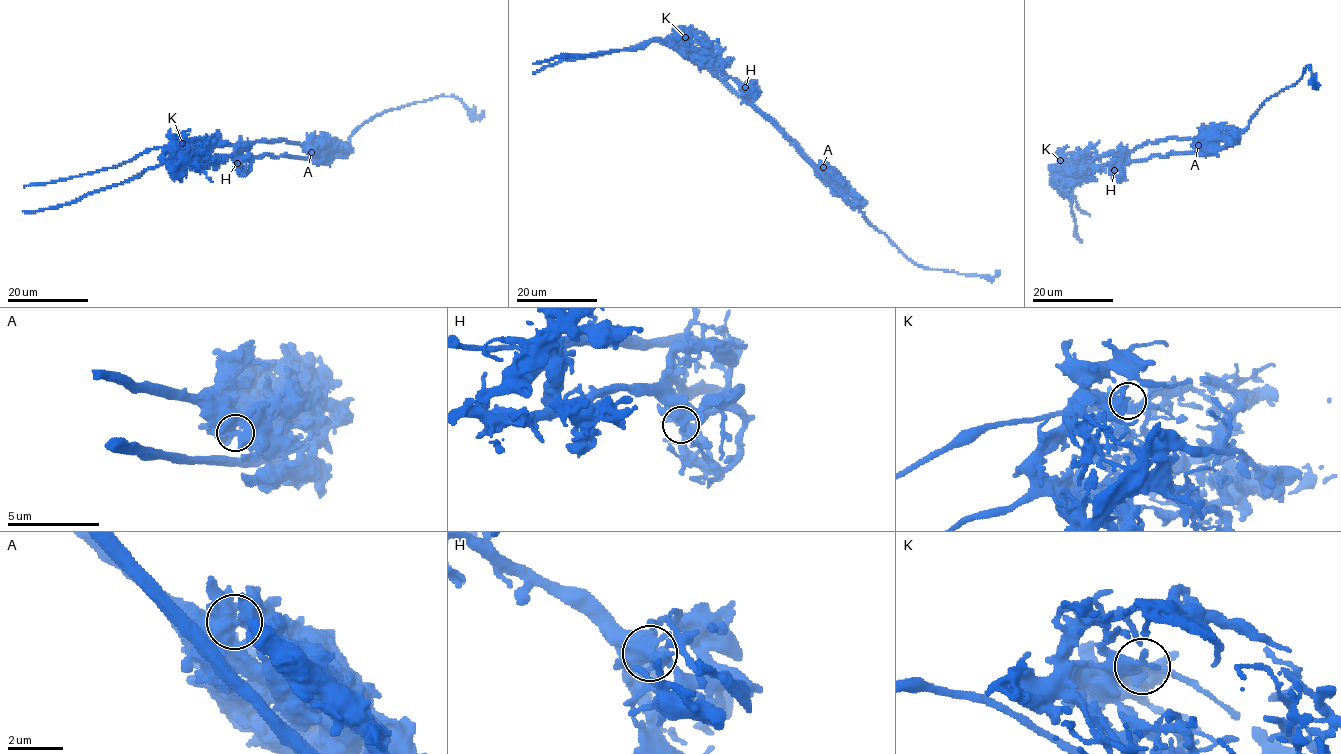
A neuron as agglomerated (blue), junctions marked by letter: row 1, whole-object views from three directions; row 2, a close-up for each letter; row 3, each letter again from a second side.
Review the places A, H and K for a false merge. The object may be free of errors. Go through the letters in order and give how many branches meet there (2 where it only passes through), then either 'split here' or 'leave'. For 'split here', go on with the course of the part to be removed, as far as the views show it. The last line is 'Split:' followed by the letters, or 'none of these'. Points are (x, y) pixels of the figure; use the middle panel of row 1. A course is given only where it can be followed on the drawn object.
A: 4 | split here | (822, 167), (817, 167), (771, 121), (708, 70), (663, 43), (646, 40), (618, 51), (566, 59), (533, 73)
H: 5 | leave
K: 4 | leave
Split: A

